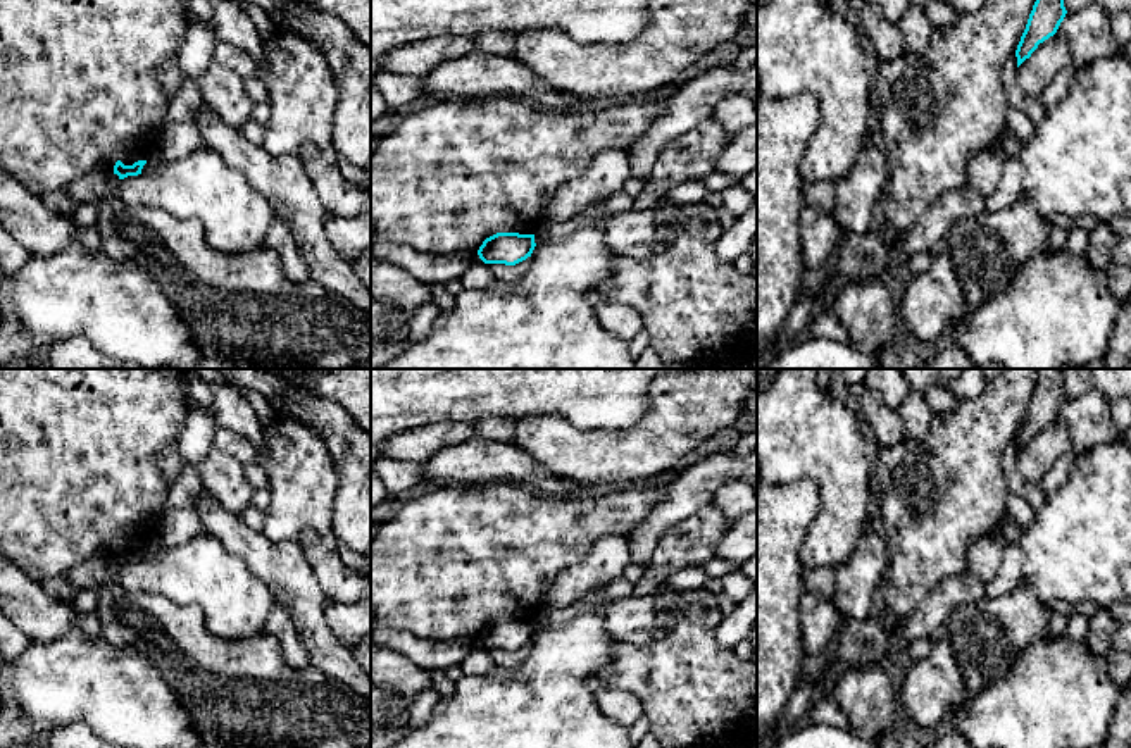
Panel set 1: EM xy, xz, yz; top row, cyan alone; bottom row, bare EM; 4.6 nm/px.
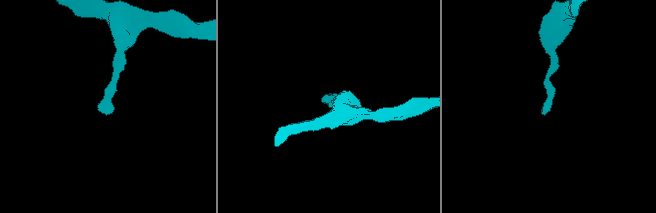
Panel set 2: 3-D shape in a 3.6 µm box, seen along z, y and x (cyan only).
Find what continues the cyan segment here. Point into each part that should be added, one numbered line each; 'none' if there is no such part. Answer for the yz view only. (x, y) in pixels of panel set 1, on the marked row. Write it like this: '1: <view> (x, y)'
none

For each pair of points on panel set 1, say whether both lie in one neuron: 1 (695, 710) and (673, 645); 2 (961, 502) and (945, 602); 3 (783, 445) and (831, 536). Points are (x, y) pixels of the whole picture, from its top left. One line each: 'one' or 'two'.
1: one
2: two
3: one

